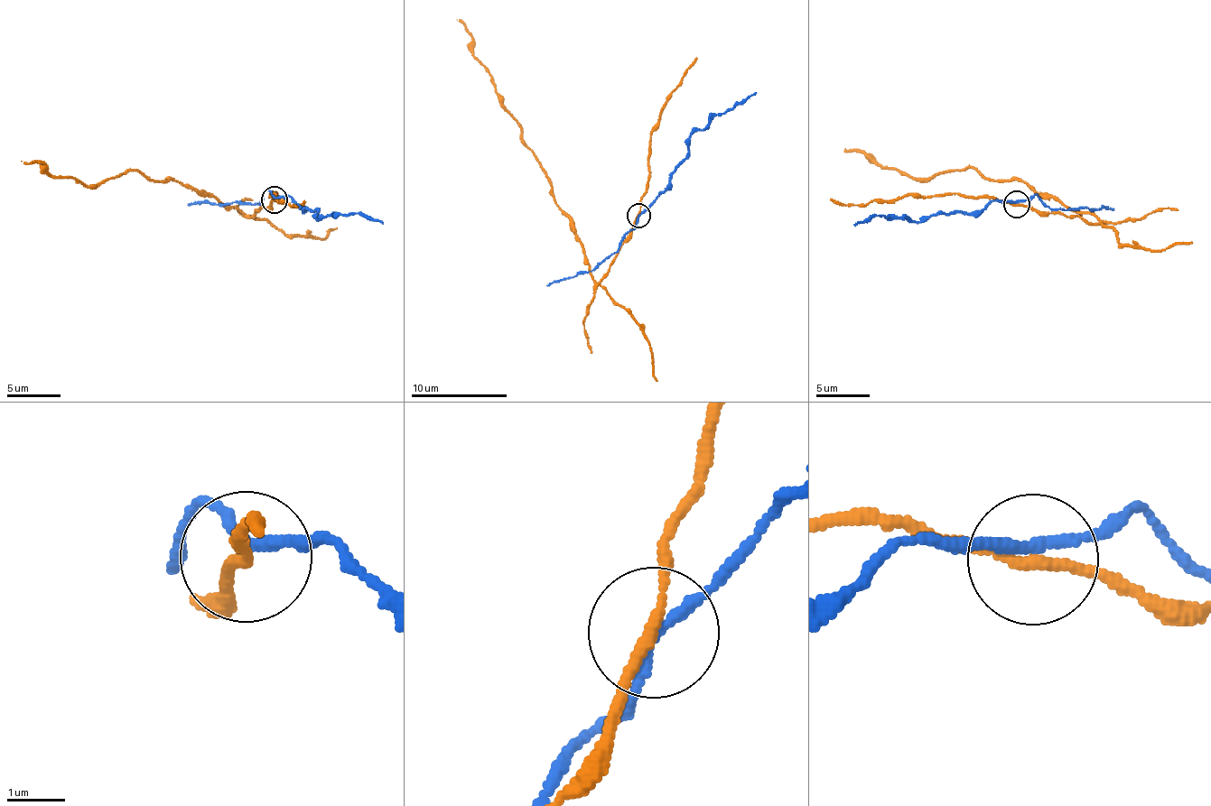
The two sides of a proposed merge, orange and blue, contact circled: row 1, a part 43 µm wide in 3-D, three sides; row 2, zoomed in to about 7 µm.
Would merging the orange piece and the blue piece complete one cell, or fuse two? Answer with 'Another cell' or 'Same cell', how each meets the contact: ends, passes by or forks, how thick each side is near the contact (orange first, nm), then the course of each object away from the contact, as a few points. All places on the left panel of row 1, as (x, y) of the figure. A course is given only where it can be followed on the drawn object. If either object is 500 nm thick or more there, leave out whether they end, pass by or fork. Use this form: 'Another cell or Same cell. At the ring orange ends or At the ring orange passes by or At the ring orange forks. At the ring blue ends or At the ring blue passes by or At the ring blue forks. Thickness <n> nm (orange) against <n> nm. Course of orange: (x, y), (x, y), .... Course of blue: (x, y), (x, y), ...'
Another cell. At the ring orange passes by. At the ring blue passes by. Thickness 180 nm (orange) against 180 nm. Course of orange: (274, 200), (252, 216), (173, 179), (160, 182), (130, 170), (87, 186), (51, 173), (41, 163), (22, 162). Course of blue: (274, 198), (291, 196), (302, 210), (318, 211), (318, 220), (340, 213), (358, 214), (382, 223)

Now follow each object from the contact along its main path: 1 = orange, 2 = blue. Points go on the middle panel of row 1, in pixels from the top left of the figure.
1: (638, 216), (598, 283), (523, 127), (502, 104), (492, 75), (474, 55), (471, 33), (457, 19)
2: (638, 216), (669, 182), (669, 173), (688, 152), (689, 138), (714, 116), (733, 109), (755, 93)

